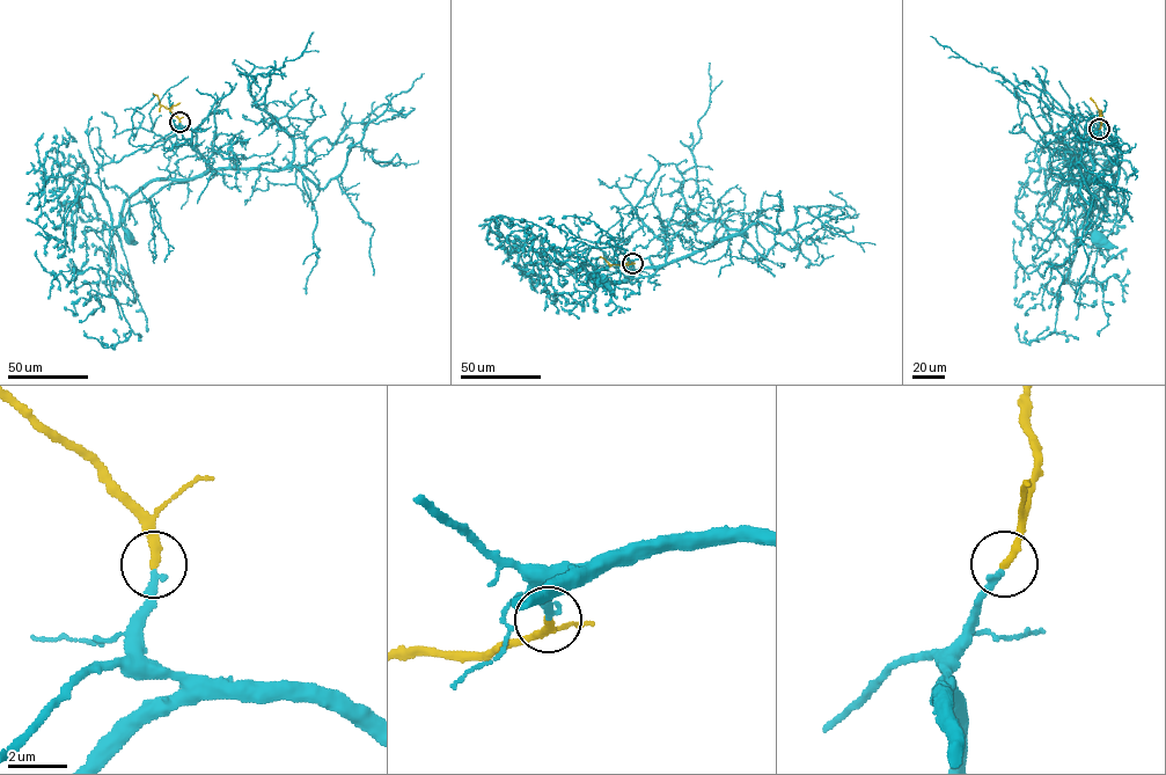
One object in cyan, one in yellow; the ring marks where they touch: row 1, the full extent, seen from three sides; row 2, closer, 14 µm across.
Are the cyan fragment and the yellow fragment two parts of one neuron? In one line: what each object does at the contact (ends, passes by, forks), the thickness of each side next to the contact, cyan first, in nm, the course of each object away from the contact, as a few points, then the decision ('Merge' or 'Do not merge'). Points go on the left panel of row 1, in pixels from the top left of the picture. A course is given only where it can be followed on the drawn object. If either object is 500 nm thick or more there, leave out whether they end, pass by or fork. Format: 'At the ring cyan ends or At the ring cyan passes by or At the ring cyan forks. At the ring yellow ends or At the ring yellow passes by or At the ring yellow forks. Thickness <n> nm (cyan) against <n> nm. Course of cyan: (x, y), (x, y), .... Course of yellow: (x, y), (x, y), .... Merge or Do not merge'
At the ring cyan ends. At the ring yellow ends. Thickness 260 nm (cyan) against 300 nm. Course of cyan: (180, 122), (195, 132), (206, 169), (139, 188), (123, 203), (122, 226), (129, 235). Course of yellow: (180, 122), (153, 93). Merge

